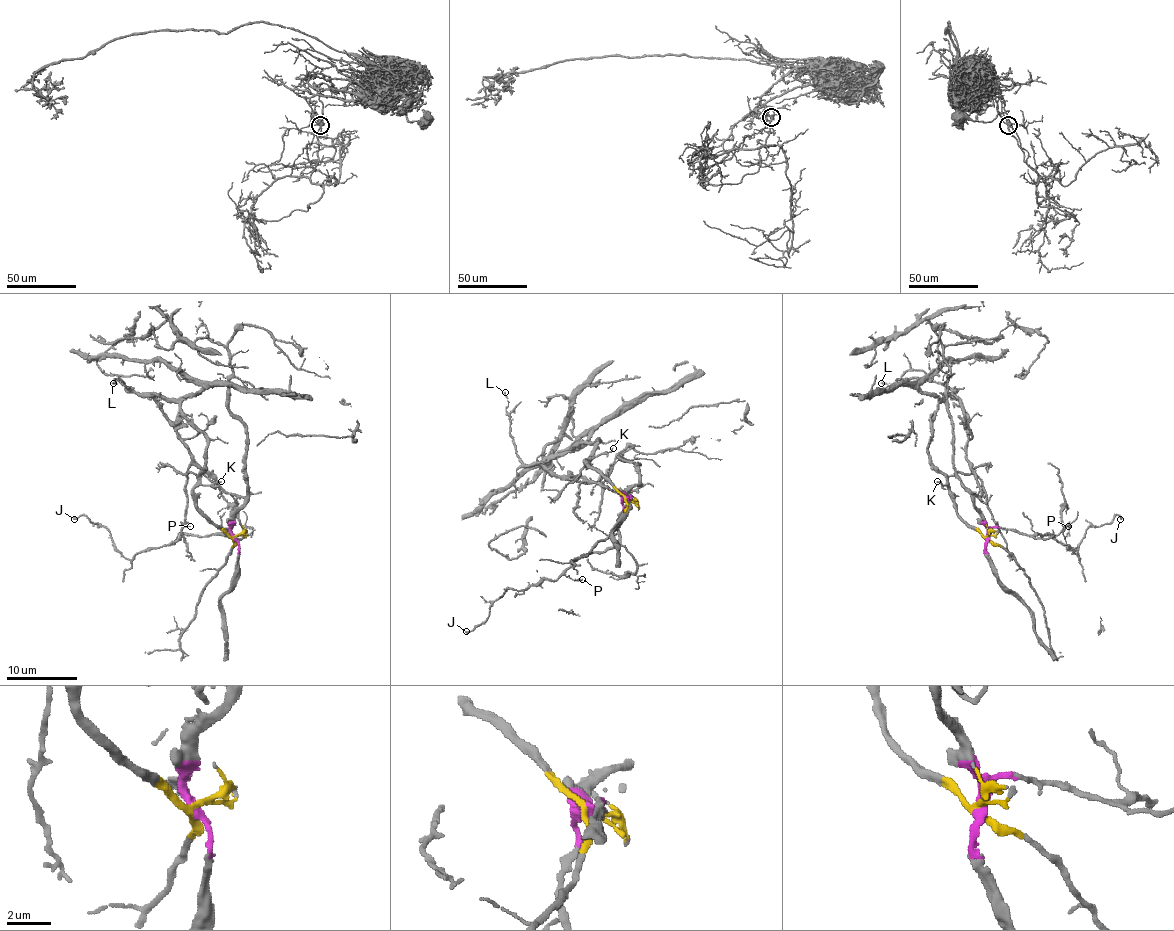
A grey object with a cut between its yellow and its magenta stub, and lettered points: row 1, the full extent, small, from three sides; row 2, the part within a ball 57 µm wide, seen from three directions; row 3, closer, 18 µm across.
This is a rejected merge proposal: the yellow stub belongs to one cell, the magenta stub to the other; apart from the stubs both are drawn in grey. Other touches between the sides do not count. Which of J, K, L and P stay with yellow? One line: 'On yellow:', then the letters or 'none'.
On yellow: K, L

